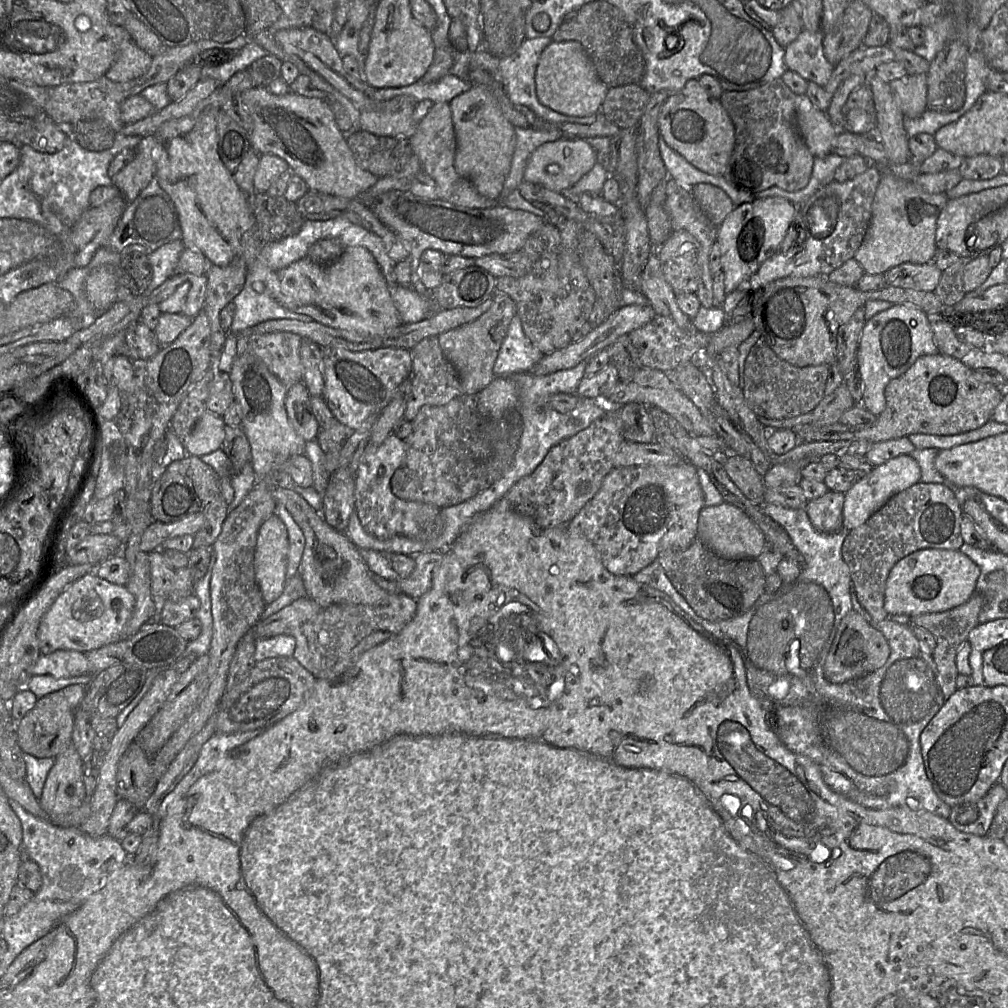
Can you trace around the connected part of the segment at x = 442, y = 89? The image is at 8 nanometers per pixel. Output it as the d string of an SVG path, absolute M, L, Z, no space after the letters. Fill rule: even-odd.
M447 74L434 83L417 81L401 87L372 89L372 97L377 101L387 101L398 96L414 98L417 102L430 100L432 102L449 103L454 97L468 91L473 85L455 75Z

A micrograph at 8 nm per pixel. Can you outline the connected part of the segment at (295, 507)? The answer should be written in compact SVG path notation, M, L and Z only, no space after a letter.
M274 486L271 489L276 504L283 504L303 531L305 546L299 566L306 596L322 607L337 603L381 606L388 602L390 593L373 579L359 548L346 536L332 528L302 496L292 489Z

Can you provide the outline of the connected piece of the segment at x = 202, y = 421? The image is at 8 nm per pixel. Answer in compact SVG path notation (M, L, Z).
M208 410L204 412L192 431L182 440L187 454L200 457L221 448L225 426L222 416Z

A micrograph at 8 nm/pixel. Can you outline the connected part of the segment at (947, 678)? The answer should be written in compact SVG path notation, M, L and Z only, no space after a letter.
M974 593L966 602L949 610L943 612L924 613L911 617L910 624L925 628L926 630L930 631L936 639L936 646L932 652L932 656L941 676L942 692L944 694L945 701L957 689L956 678L959 674L956 667L957 652L960 649L961 645L967 640L969 632L979 624L978 617L984 604L985 598L983 597L983 595L981 595L980 593Z

